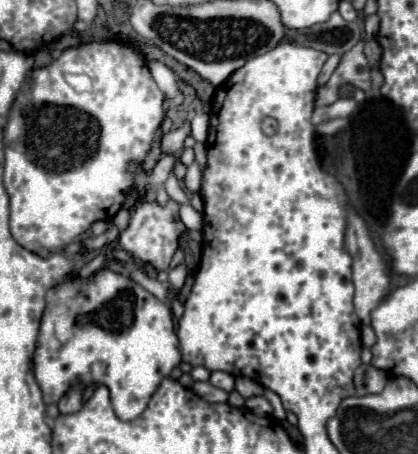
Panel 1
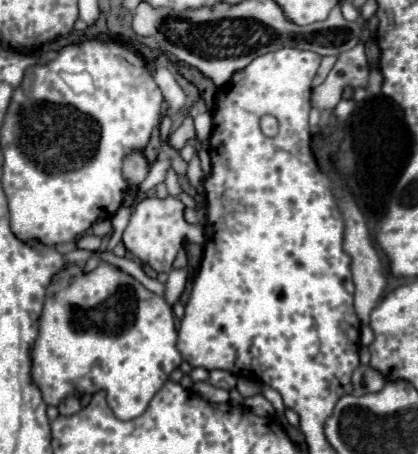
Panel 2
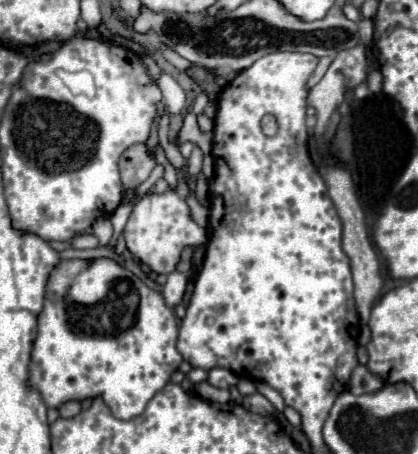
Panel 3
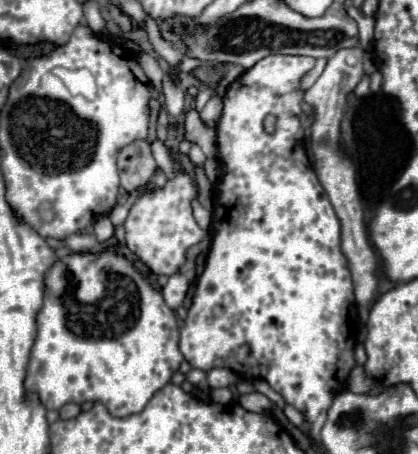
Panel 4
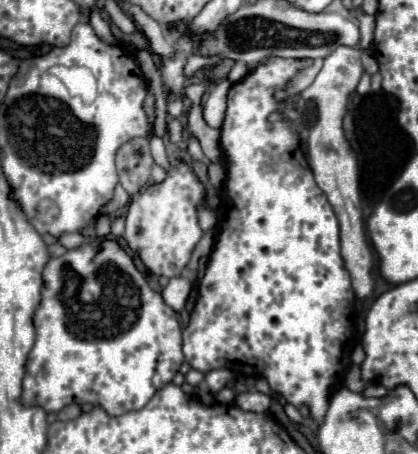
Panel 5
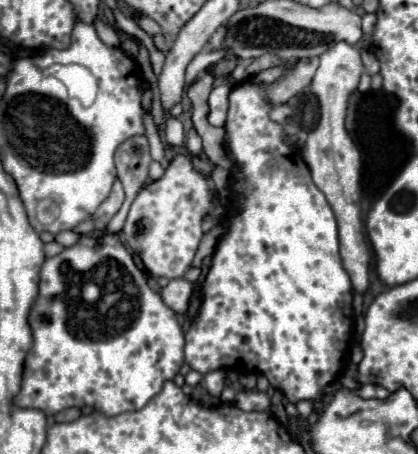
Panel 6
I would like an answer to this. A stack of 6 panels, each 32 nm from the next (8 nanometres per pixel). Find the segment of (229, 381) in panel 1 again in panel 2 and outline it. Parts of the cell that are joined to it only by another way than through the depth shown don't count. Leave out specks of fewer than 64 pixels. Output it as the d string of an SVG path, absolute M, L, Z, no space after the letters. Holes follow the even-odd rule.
M212 370L208 382L216 388L224 388L224 390L232 390L236 386L236 376L226 372L226 370Z

